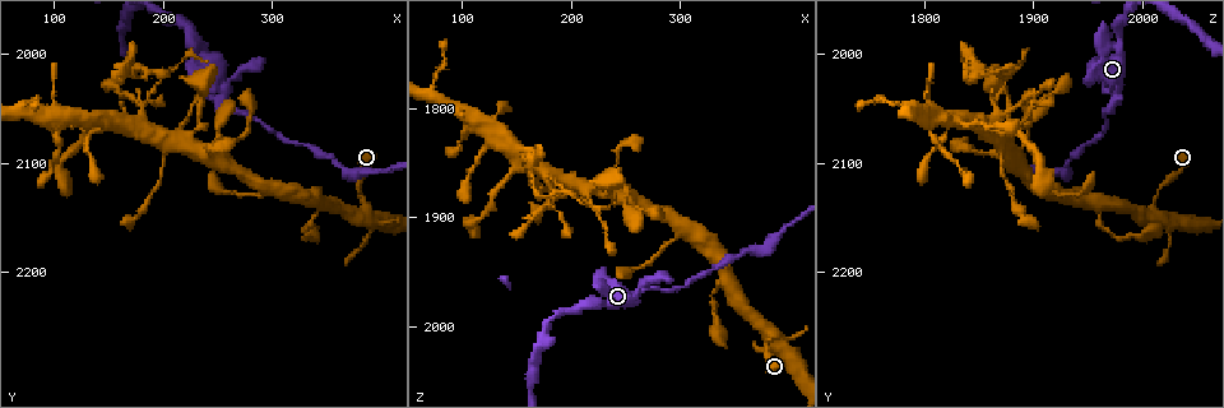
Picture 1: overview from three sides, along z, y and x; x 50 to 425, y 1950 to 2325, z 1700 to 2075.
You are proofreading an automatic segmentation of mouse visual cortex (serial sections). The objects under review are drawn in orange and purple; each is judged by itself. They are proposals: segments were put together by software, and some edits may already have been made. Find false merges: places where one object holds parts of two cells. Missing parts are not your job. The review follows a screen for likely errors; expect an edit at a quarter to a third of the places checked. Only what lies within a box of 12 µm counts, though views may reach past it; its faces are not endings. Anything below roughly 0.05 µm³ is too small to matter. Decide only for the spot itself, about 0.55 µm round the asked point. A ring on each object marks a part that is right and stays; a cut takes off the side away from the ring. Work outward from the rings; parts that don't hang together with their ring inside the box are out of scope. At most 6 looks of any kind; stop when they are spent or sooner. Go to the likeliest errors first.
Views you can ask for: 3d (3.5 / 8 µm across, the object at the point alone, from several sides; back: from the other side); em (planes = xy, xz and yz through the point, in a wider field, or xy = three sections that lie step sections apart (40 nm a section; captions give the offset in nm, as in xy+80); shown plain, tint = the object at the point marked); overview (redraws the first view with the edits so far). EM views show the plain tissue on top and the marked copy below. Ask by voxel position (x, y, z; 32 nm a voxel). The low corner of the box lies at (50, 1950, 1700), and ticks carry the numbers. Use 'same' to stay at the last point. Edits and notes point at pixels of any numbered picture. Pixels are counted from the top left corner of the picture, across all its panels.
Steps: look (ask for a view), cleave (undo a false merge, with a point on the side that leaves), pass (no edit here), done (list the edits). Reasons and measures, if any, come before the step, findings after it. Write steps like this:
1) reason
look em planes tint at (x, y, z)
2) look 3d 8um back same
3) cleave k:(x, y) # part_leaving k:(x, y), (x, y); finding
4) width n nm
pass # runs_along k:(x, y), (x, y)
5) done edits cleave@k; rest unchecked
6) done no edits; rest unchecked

sharp bend
look 3d 3.5um at (256, 2046, 1974)

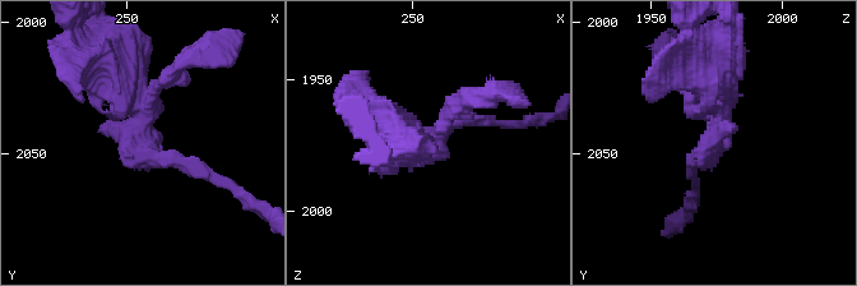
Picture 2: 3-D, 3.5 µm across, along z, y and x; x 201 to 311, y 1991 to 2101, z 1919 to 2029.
arm_widths 150, 300 nm; now the EM
look em xy step 2 tint at (254, 2046, 1975)

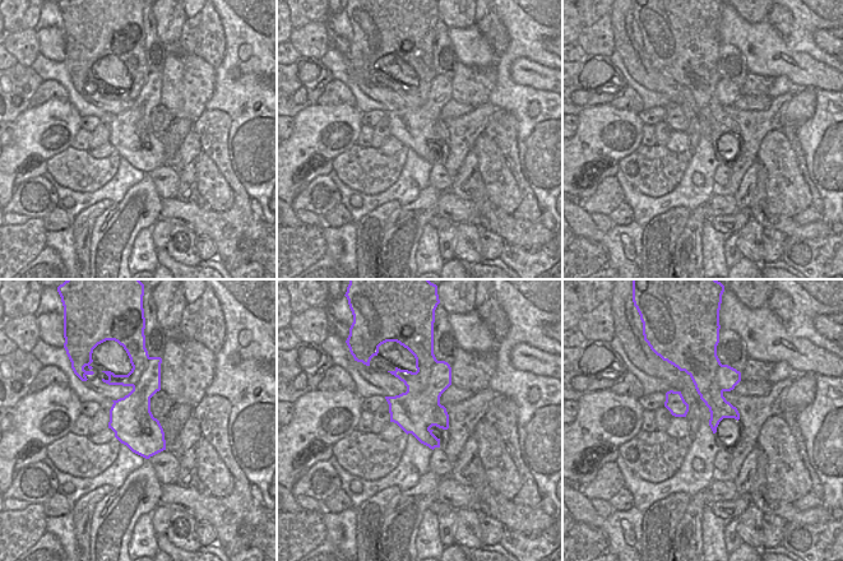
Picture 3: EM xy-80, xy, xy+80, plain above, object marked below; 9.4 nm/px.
pass # continuous, no second cell

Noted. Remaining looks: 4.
sharp bend
look 3d 3.5um back at (212, 2082, 1870)

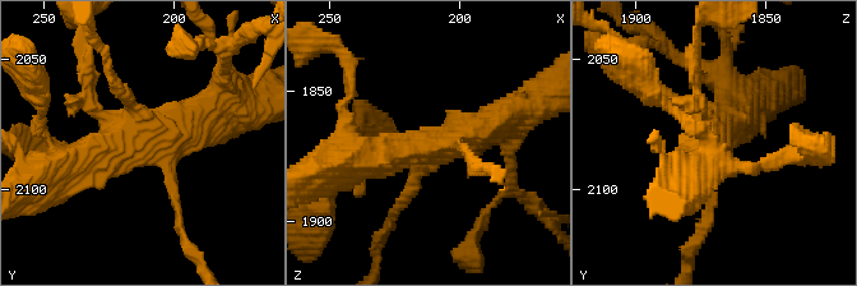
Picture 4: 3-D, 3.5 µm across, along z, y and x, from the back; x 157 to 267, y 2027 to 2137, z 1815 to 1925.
look em xy step 2 tint at (212, 2081, 1871)

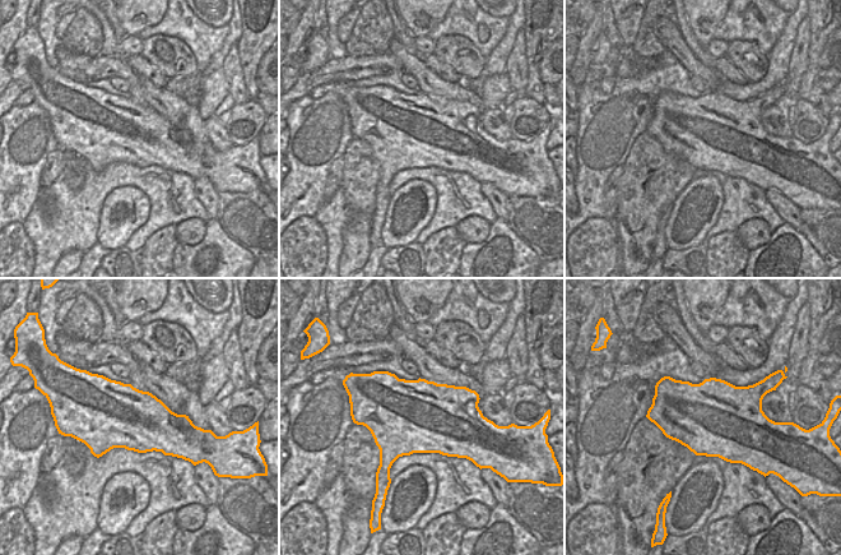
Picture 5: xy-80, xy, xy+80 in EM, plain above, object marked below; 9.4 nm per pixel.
width 700 nm
pass # runs_along 4:(63, 173), (78, 160), (214, 109); one cell here

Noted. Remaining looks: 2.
sharp bend
look 3d 3.5um back at (198, 2018, 1878)

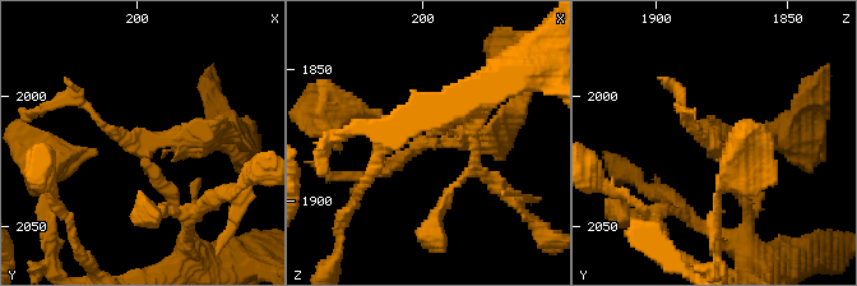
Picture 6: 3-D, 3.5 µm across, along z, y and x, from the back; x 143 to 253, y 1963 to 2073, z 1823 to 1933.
look em xy step 5 tint at (197, 2020, 1878)

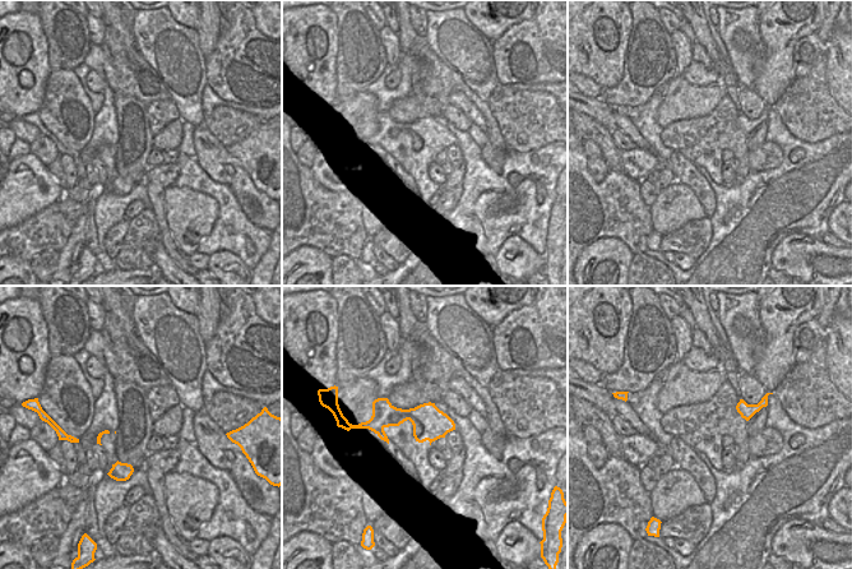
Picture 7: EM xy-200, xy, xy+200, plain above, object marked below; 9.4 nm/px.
pass # runs_along 6:(183, 213), (147, 147), (217, 143); continuous, no second cell

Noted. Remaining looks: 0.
done no edits; rest unchecked

